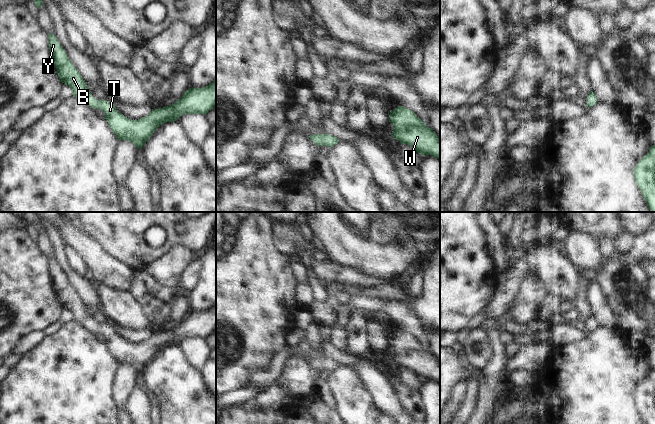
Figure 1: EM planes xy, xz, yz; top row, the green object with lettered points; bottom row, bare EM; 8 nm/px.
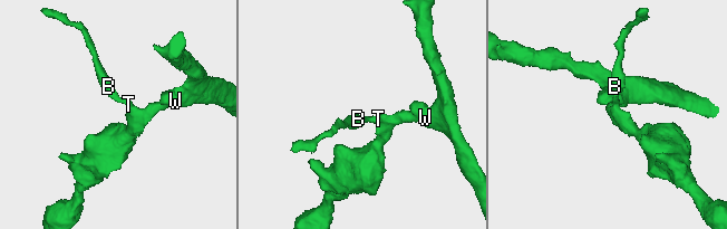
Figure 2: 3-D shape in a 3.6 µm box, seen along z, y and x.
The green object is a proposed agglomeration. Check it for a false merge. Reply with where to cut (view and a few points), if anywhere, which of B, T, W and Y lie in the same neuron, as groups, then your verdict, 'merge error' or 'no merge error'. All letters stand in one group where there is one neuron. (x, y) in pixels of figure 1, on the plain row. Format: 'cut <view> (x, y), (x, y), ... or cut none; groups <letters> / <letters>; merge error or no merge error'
cut none; groups B T W Y; no merge error

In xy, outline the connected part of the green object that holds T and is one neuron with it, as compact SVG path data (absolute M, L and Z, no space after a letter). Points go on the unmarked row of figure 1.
M48 258L49 274L54 285L58 301L68 309L73 320L92 332L105 337L111 354L118 364L128 364L138 373L150 363L155 354L165 346L176 345L184 338L206 339L216 329L216 303L203 312L190 312L184 316L182 322L172 329L152 335L138 344L131 344L118 336L115 328L106 324L95 323L78 294L67 281L56 260Z

